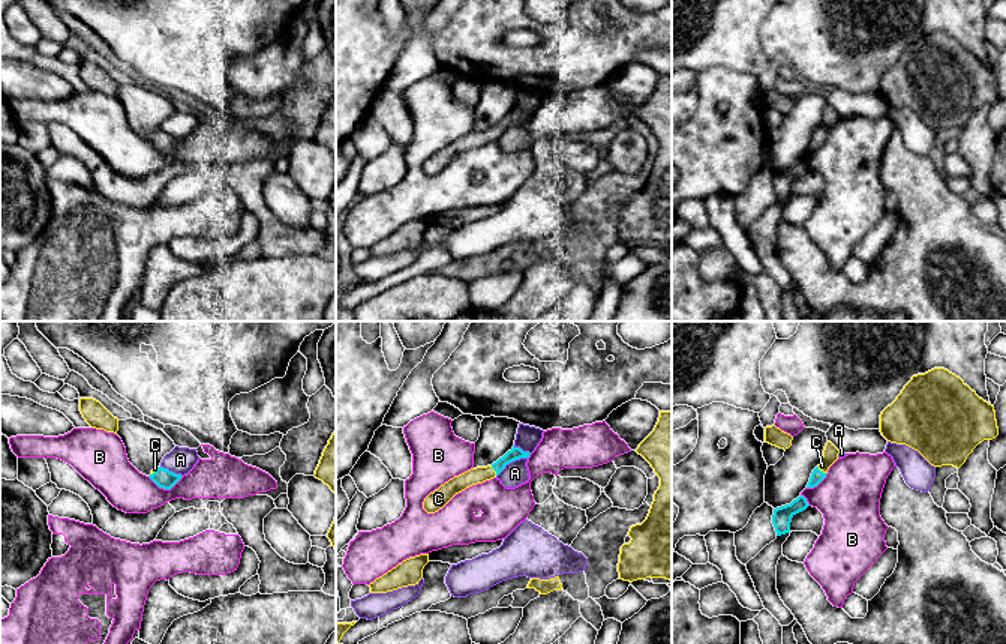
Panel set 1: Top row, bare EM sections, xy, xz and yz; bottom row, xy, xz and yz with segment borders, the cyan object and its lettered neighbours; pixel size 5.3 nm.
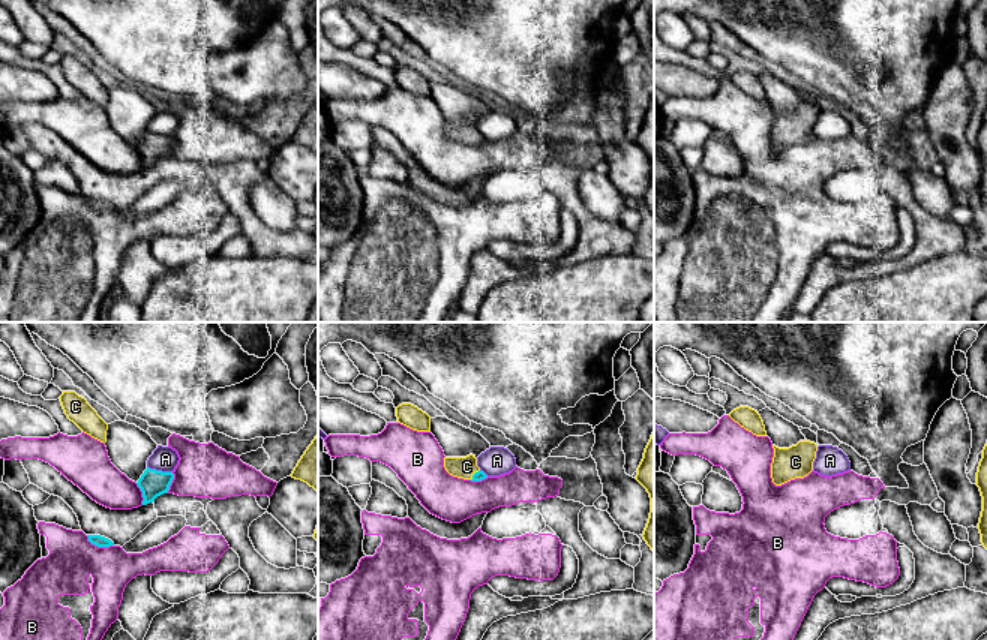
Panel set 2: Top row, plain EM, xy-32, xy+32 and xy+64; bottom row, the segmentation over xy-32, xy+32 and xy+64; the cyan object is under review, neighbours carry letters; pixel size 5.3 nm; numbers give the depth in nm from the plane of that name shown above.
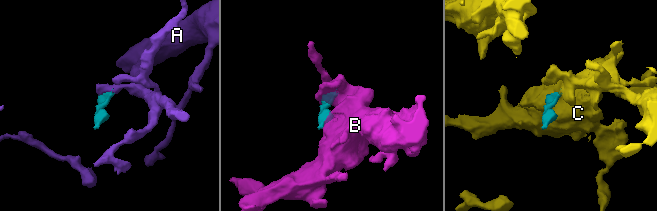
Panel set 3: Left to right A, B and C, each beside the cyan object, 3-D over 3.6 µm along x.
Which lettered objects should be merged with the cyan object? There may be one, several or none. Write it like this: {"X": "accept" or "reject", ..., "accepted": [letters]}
{"A": "reject", "B": "reject", "C": "accept", "accepted": ["C"]}

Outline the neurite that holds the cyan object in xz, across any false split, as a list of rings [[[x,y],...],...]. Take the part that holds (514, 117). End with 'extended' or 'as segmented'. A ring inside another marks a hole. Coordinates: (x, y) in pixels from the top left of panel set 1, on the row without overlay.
[[[514,111],[508,114],[502,122],[499,122],[496,126],[487,131],[477,131],[471,132],[459,140],[454,140],[444,149],[441,149],[438,153],[430,156],[424,165],[423,173],[427,177],[435,177],[439,173],[442,173],[456,158],[465,155],[466,152],[483,147],[486,144],[490,144],[496,141],[507,128],[520,123],[520,122],[529,122],[529,116],[523,116],[520,111]]] | extended

